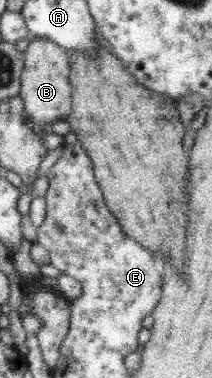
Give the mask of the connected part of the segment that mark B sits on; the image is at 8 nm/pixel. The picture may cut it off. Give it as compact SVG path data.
M38 37L30 41L23 52L25 59L22 74L20 98L23 101L23 113L35 124L48 128L57 120L68 119L74 103L74 91L70 83L71 56L55 41Z

